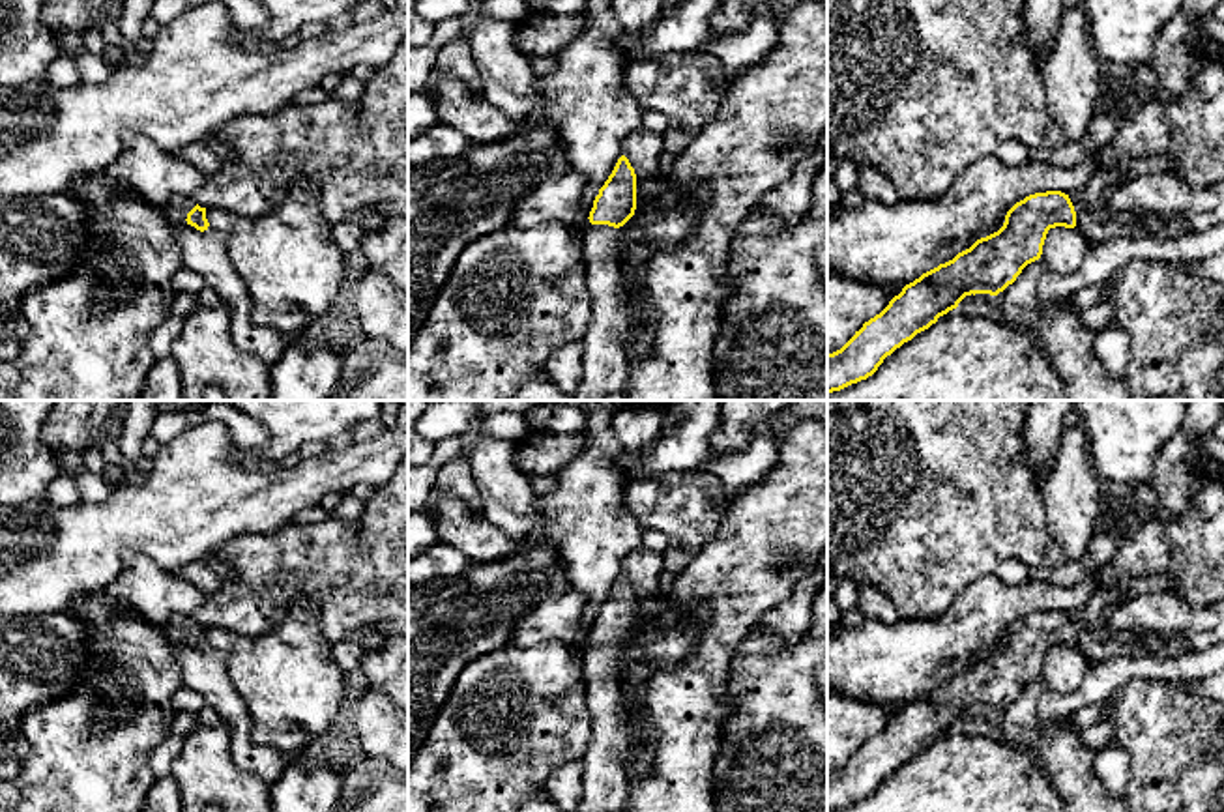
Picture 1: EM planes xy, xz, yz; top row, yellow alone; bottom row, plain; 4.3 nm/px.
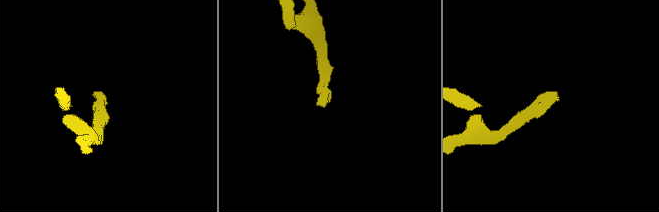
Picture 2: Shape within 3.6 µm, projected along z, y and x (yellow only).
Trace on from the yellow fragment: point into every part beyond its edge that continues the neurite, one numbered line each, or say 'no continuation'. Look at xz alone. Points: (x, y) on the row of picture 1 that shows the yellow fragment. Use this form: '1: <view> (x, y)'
1: xz (605, 365)

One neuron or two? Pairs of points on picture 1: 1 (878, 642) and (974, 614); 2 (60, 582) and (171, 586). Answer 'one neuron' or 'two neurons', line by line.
1: one neuron
2: two neurons

